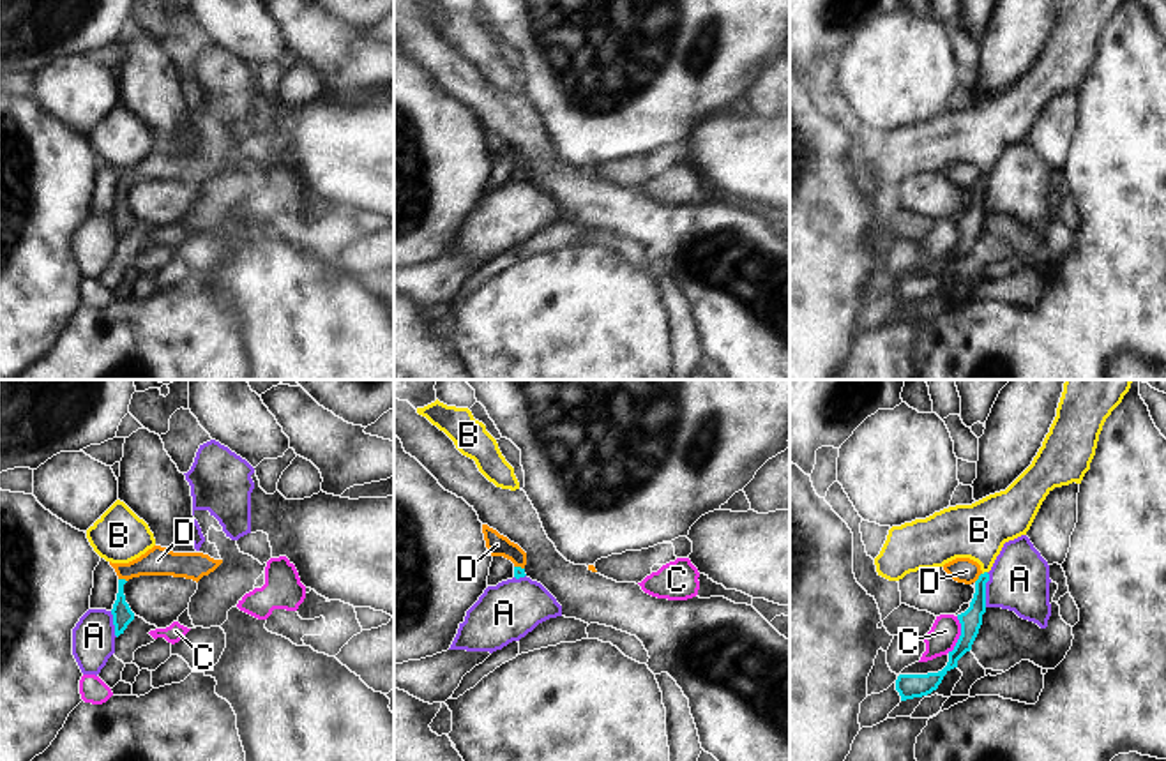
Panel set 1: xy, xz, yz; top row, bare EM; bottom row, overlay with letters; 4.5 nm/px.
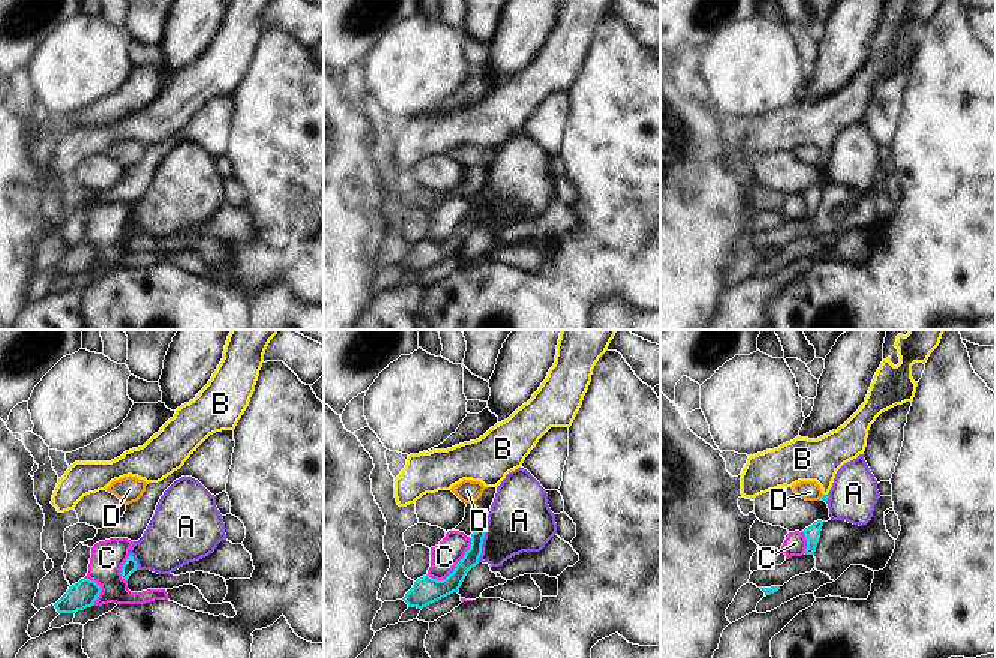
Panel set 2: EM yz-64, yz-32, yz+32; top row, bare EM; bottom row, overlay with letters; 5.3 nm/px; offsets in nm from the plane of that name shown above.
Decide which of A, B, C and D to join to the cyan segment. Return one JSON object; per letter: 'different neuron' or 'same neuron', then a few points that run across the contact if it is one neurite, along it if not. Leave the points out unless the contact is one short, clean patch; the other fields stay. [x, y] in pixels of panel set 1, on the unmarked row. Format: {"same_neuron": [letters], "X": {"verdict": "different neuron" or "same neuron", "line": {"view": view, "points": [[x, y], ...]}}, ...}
{"same_neuron": ["B"], "A": {"verdict": "different neuron", "line": {"view": "yz", "points": [[988, 177], [984, 210]]}}, "B": {"verdict": "same neuron", "line": {"view": "yz", "points": [[970, 225], [984, 177], [984, 154], [979, 135]]}}, "C": {"verdict": "different neuron"}, "D": {"verdict": "different neuron", "line": {"view": "yz", "points": [[981, 177], [974, 186]]}}}

